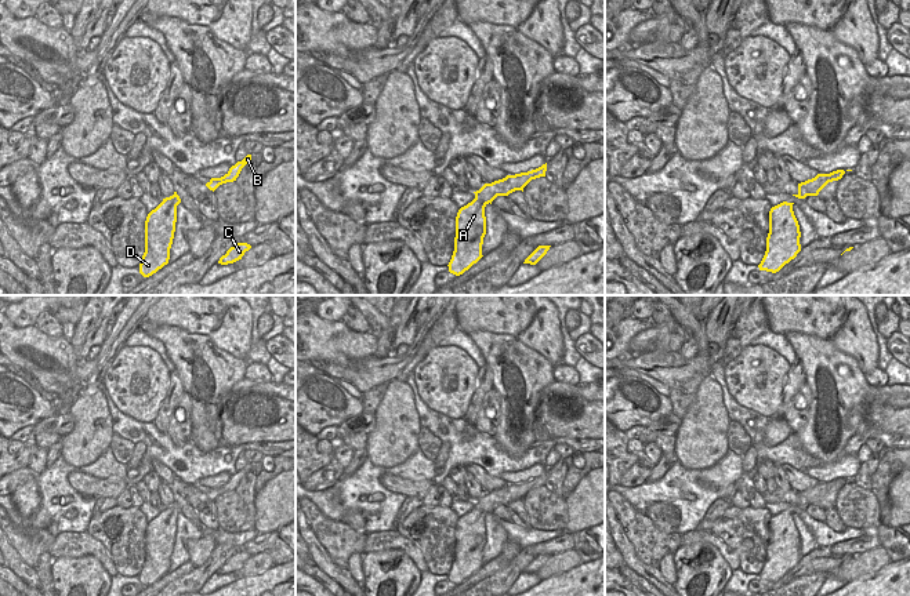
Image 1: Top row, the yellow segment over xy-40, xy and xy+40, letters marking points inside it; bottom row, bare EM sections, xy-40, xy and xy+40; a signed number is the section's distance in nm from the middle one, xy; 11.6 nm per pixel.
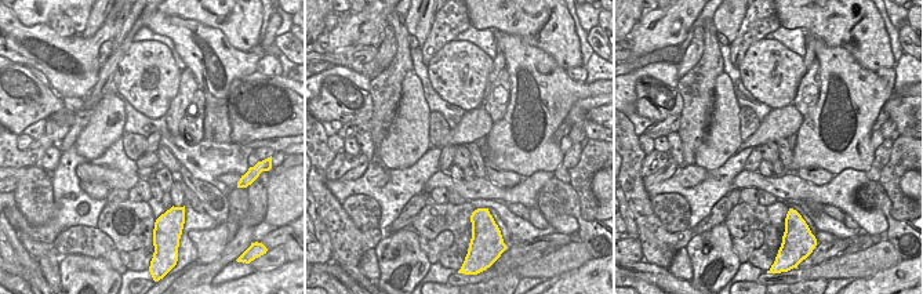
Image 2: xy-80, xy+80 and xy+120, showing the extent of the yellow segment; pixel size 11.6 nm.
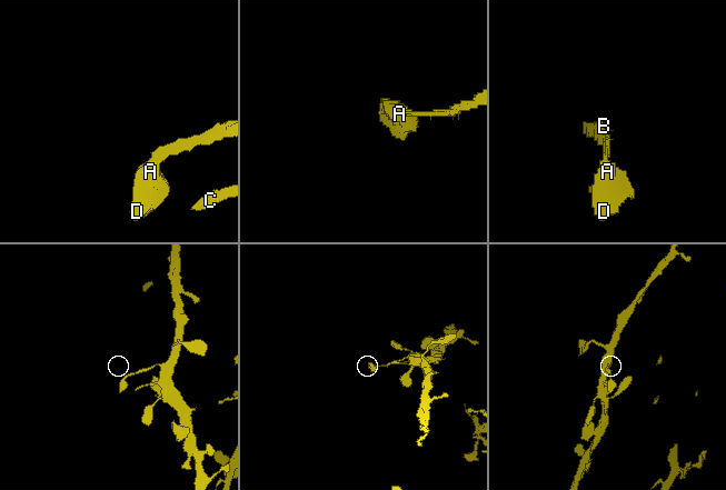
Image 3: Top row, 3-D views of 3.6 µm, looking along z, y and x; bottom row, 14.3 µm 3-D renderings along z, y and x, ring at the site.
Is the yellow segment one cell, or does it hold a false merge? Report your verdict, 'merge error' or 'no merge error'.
no merge error

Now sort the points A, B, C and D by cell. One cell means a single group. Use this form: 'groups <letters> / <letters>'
groups A B C D

